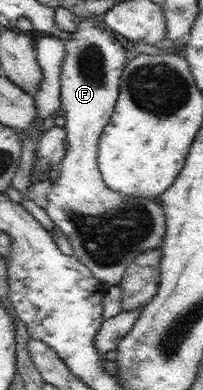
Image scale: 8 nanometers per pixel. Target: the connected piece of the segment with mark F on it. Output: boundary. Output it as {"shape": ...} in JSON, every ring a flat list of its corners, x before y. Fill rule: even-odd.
{"shape":[[80,16,77,29,64,41,65,61,61,67,60,105,65,109,64,128,69,148,60,161,59,172,48,194,46,212,66,235,81,264,103,285,117,285,129,263,144,251,161,247,166,217,159,200,128,195,109,189,98,168,98,141,111,119,120,94,126,50,113,30,98,27,91,16]]}

